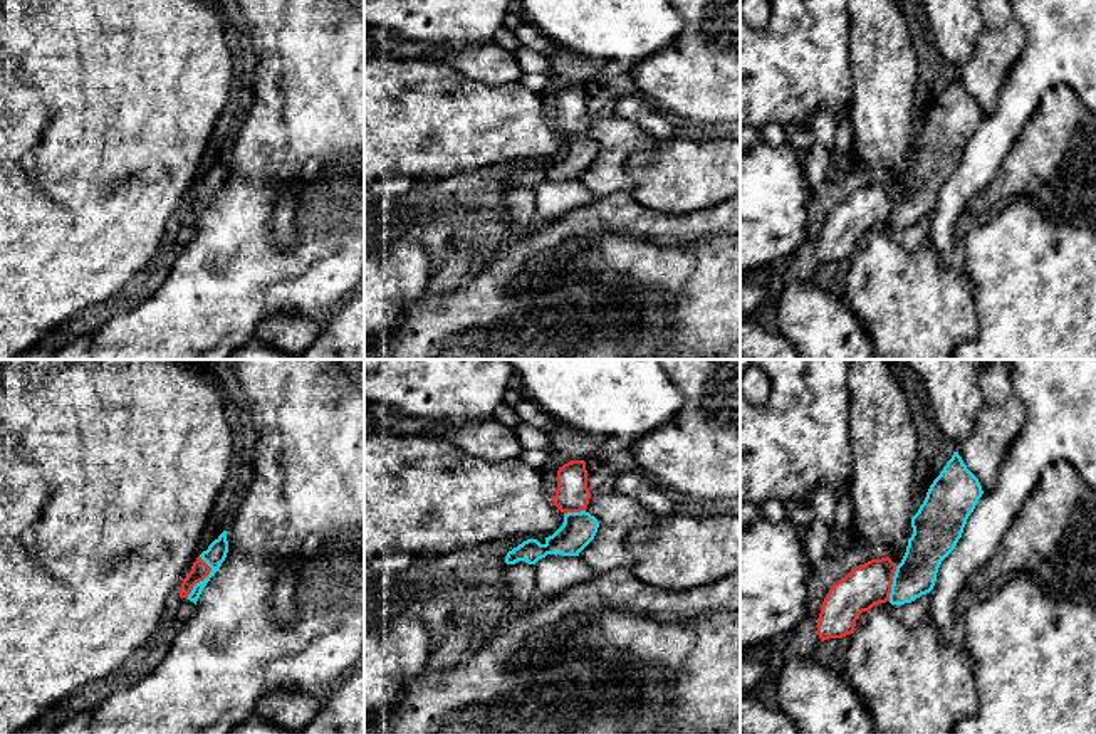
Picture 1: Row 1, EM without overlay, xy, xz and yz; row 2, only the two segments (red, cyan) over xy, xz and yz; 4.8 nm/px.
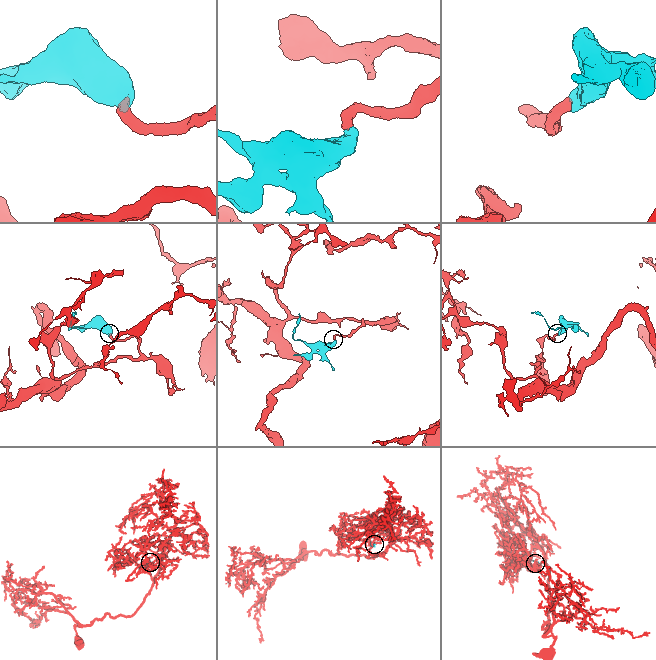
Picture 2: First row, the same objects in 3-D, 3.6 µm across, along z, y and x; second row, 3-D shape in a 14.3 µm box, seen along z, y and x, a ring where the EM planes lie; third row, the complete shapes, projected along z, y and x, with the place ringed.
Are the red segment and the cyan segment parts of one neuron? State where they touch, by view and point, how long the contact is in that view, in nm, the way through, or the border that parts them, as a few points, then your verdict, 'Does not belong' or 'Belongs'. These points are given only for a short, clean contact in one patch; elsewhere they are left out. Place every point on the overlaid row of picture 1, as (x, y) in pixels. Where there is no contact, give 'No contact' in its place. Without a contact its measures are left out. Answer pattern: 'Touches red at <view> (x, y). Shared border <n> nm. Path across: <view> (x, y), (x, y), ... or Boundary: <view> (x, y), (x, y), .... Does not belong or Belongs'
Touches red at xy (203, 578). Shared border 220 nm. Path across: xy (200, 570), (203, 578), (210, 570), (213, 556). Belongs

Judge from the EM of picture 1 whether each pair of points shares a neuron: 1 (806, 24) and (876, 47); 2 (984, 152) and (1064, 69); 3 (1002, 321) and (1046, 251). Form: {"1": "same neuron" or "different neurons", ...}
{"1": "different neurons", "2": "same neuron", "3": "same neuron"}

